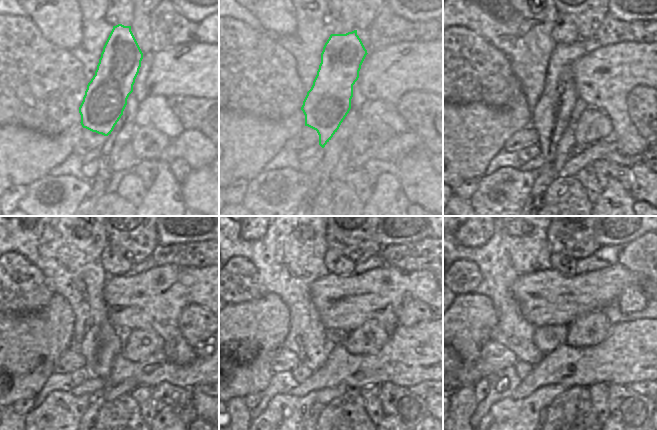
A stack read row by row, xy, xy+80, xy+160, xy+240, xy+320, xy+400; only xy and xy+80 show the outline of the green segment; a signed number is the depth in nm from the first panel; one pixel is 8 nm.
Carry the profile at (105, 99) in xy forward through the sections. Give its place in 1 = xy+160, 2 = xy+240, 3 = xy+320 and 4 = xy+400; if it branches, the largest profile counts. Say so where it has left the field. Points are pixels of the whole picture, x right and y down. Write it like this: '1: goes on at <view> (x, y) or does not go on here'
1: goes on at xy+160 (551, 117)
2: goes on at xy+240 (97, 398)
3: goes on at xy+320 (318, 407)
4: goes on at xy+400 (543, 414)

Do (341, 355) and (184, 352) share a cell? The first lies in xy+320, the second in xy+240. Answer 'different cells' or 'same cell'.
different cells

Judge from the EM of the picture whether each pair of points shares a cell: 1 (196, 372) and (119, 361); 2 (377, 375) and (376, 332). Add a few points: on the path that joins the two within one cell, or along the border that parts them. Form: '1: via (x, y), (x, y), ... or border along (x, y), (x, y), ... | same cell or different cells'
1: via (177, 373), (152, 373), (146, 375), (138, 371) | same cell
2: border along (389, 336), (375, 353), (353, 354) | different cells

